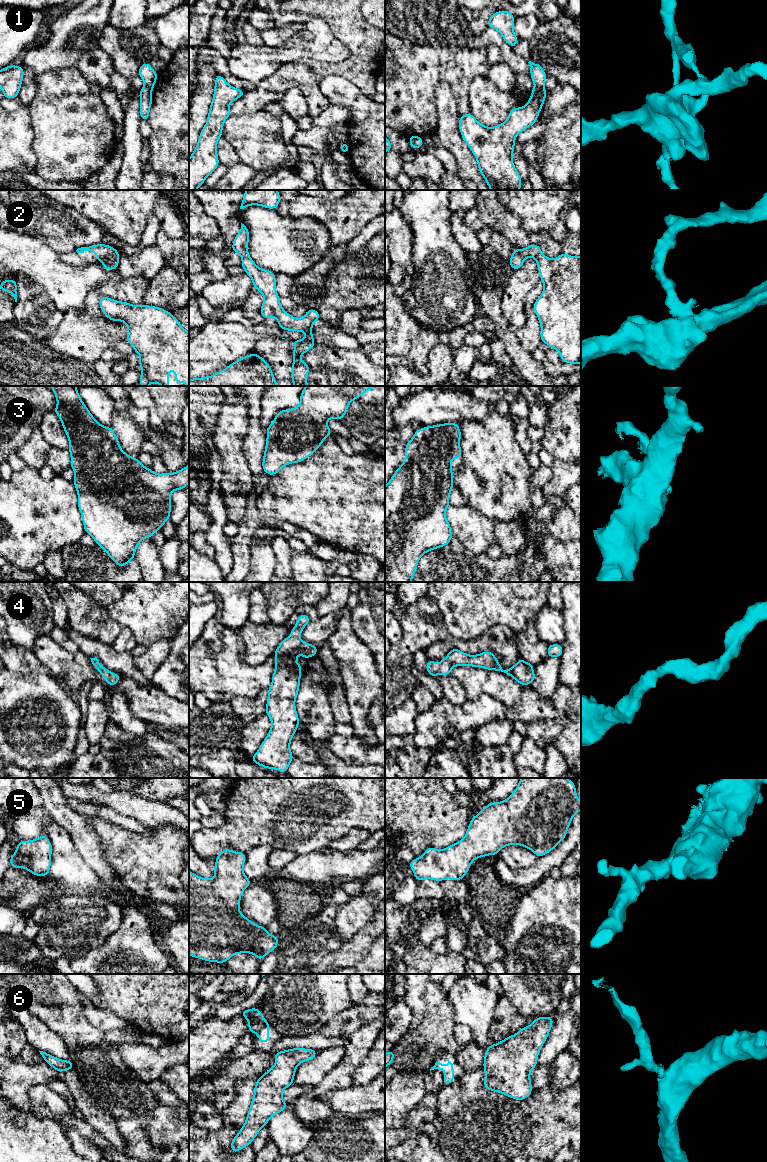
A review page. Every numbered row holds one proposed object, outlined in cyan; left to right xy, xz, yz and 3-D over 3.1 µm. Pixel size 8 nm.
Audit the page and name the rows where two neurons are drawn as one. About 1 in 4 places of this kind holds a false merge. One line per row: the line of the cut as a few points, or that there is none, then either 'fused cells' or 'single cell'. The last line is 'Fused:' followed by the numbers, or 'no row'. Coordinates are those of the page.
1: yz (535, 86), (543, 88) | fused cells
2: xy (118, 256), (104, 256), (100, 260) | fused cells
3: no cut | single cell
4: no cut | single cell
5: no cut | single cell
6: xz (267, 1023), (258, 1032) | fused cells
Fused: 1, 2, 6

